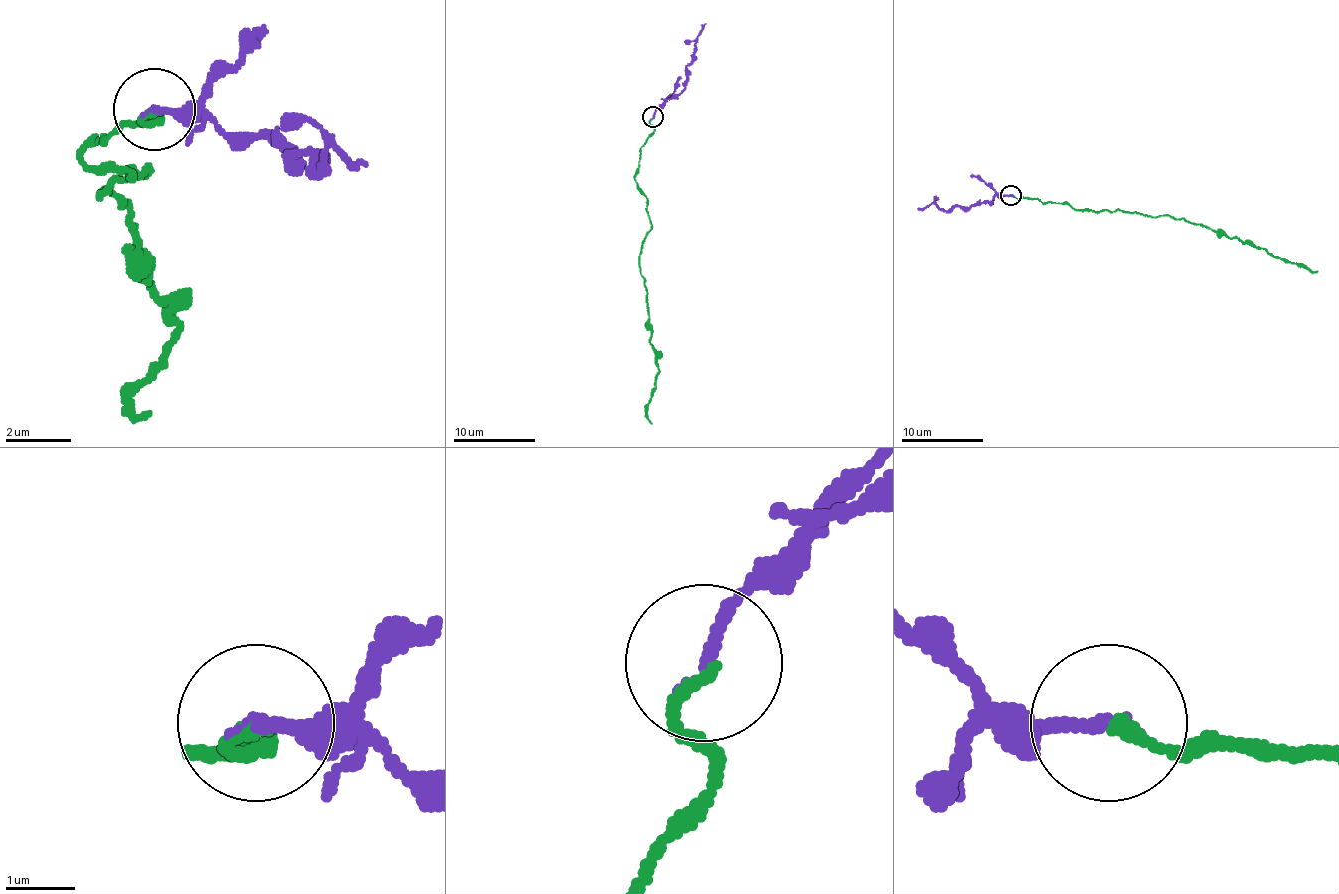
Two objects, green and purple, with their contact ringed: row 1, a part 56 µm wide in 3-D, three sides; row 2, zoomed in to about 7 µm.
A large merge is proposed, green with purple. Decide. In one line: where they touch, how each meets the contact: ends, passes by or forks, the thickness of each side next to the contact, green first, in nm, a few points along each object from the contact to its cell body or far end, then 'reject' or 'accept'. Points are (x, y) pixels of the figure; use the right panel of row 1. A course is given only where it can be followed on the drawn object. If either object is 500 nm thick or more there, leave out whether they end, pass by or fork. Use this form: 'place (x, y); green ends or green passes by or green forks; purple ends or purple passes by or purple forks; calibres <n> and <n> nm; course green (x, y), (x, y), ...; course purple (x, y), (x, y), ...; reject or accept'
place (1010, 195); green ends; purple ends; calibres 180 and 180 nm; course green (1012, 194), (1091, 211), (1169, 215), (1238, 237), (1314, 272), (1318, 270); course purple (1010, 194), (998, 194), (981, 205), (940, 211), (932, 203), (922, 209), (918, 207); reject

